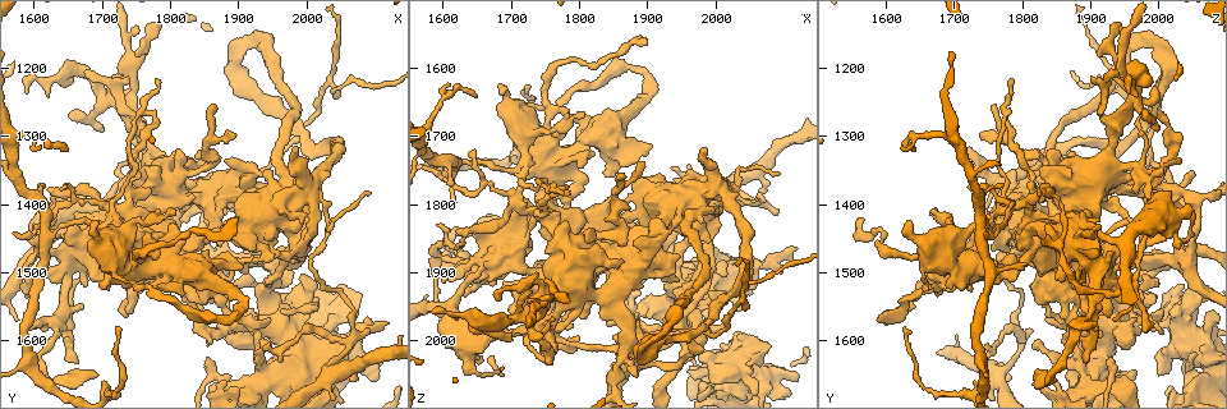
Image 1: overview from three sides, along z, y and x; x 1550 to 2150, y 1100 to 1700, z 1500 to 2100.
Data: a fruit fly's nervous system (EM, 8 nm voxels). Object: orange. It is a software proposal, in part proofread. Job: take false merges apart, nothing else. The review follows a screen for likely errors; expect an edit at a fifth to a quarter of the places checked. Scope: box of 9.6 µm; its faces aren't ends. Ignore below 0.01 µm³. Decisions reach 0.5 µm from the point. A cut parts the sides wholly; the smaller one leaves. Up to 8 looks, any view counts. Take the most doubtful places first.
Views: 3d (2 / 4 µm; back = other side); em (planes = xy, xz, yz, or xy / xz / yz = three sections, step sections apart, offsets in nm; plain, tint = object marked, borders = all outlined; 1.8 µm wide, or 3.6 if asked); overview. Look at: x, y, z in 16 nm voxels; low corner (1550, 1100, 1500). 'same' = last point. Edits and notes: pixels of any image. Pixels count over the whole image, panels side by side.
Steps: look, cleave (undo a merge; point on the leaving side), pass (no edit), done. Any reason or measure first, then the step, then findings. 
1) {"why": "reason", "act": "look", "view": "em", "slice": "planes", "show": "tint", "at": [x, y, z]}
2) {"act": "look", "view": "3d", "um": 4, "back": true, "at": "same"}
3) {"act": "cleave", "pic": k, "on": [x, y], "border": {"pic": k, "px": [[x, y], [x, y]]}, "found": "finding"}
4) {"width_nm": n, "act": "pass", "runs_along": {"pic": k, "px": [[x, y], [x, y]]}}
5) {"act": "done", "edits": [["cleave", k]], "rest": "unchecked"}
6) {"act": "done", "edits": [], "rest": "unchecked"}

{"why": "thick turns thin", "act": "look", "view": "3d", "um": 4, "at": [1710, 1430, 1755]}

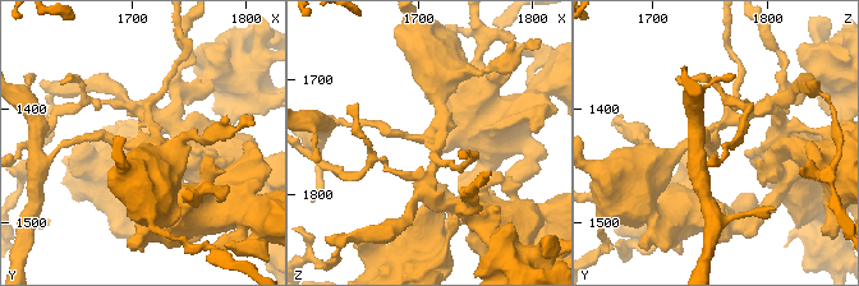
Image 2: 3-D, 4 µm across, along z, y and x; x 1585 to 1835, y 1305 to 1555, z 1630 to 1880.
{"act": "look", "view": "em", "slice": "planes", "show": "tint", "at": [1706, 1432, 1750]}

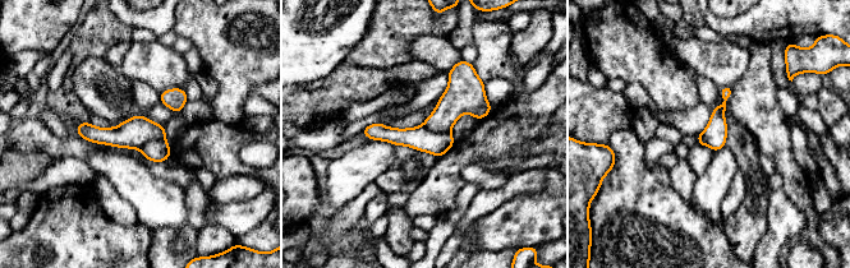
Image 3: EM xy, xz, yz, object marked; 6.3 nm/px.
{"act": "pass", "runs_along": {"pic": 3, "px": [[464, 70], [422, 135], [366, 132]]}, "found": "continuous, no second neuron"}

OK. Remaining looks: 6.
{"why": "abrupt turn", "act": "look", "view": "3d", "um": 4, "at": [1805, 1385, 1885]}

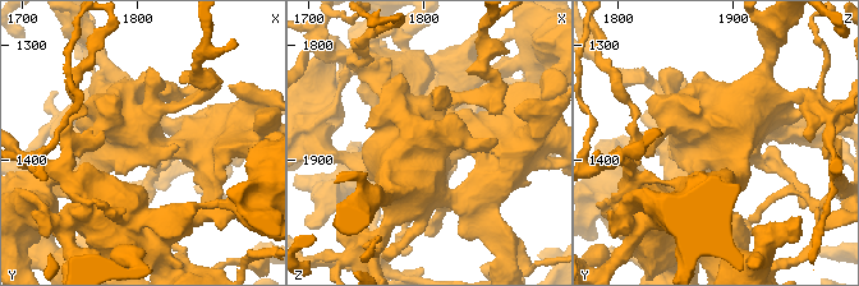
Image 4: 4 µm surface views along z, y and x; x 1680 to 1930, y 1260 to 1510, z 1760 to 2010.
{"why": "need the tissue", "act": "look", "view": "em", "um": 3.6, "slice": "planes", "show": "tint", "at": [1802, 1380, 1884]}

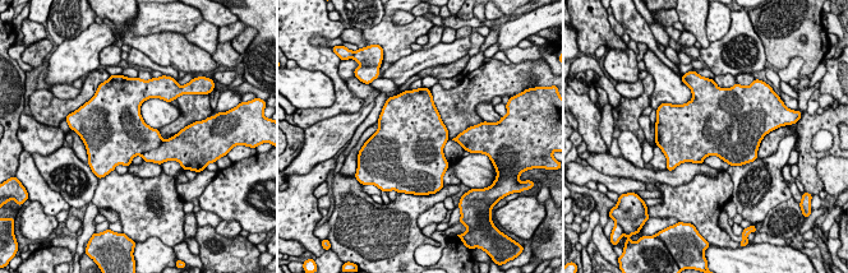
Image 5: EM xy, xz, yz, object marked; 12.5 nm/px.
{"act": "pass", "found": "one neuron here"}

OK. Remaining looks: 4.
{"why": "three arms meet", "act": "look", "view": "3d", "um": 4, "back": true, "at": [2060, 1600, 1800]}

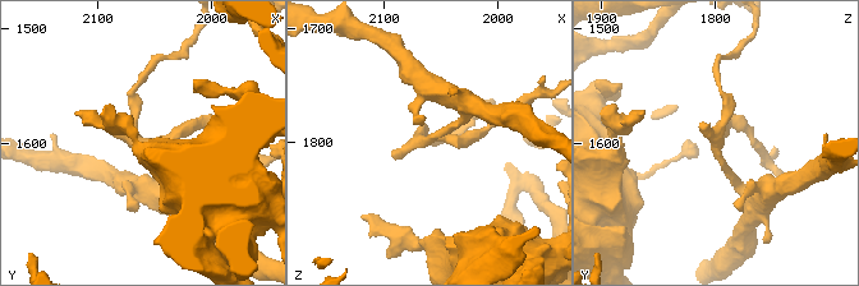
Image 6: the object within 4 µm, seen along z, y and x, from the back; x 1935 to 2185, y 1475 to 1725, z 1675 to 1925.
{"act": "look", "view": "em", "slice": "planes", "show": "tint", "at": [2066, 1602, 1798]}

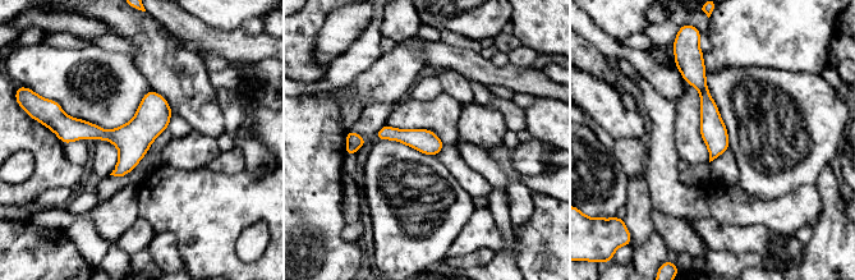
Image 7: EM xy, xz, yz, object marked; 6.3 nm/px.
{"width_nm": 150, "act": "pass", "found": "one neuron here"}

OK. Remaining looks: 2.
{"act": "done", "edits": [], "rest": "unchecked"}

